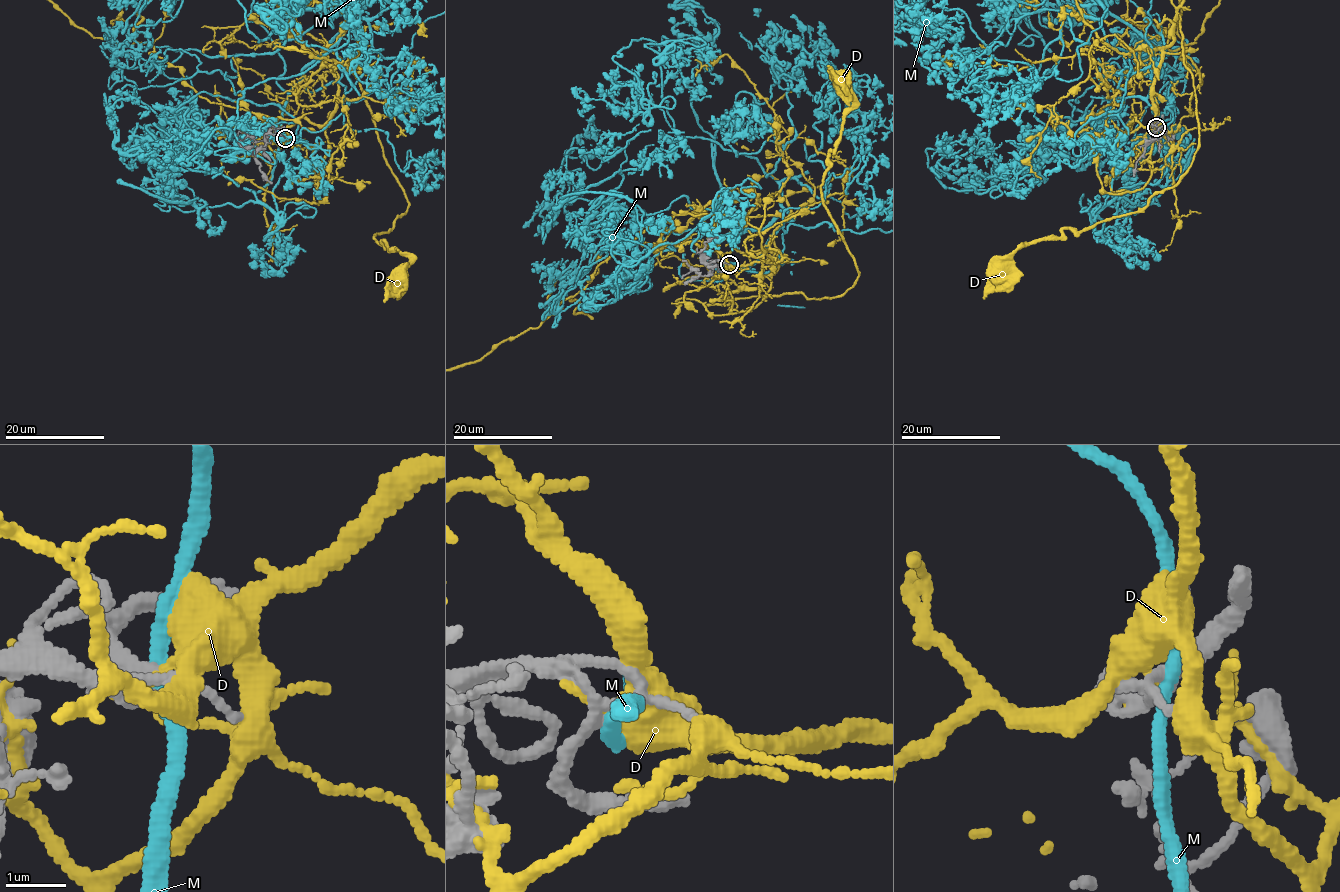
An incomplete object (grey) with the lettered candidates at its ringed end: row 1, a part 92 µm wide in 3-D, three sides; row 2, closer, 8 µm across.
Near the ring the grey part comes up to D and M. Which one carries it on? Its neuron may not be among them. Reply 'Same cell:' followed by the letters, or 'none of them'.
Same cell: none of them

